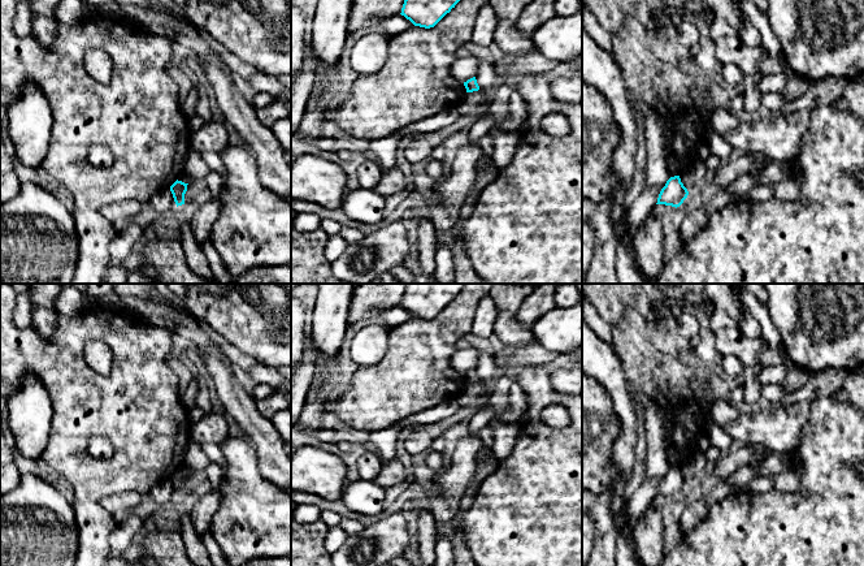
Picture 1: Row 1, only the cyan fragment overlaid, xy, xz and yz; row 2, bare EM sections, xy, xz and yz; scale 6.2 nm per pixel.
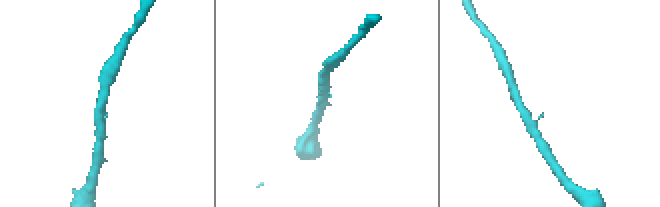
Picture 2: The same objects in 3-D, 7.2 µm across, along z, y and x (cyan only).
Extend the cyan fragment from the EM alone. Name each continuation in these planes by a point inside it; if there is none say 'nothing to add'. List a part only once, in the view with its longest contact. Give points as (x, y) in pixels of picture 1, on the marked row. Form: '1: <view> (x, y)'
nothing to add

